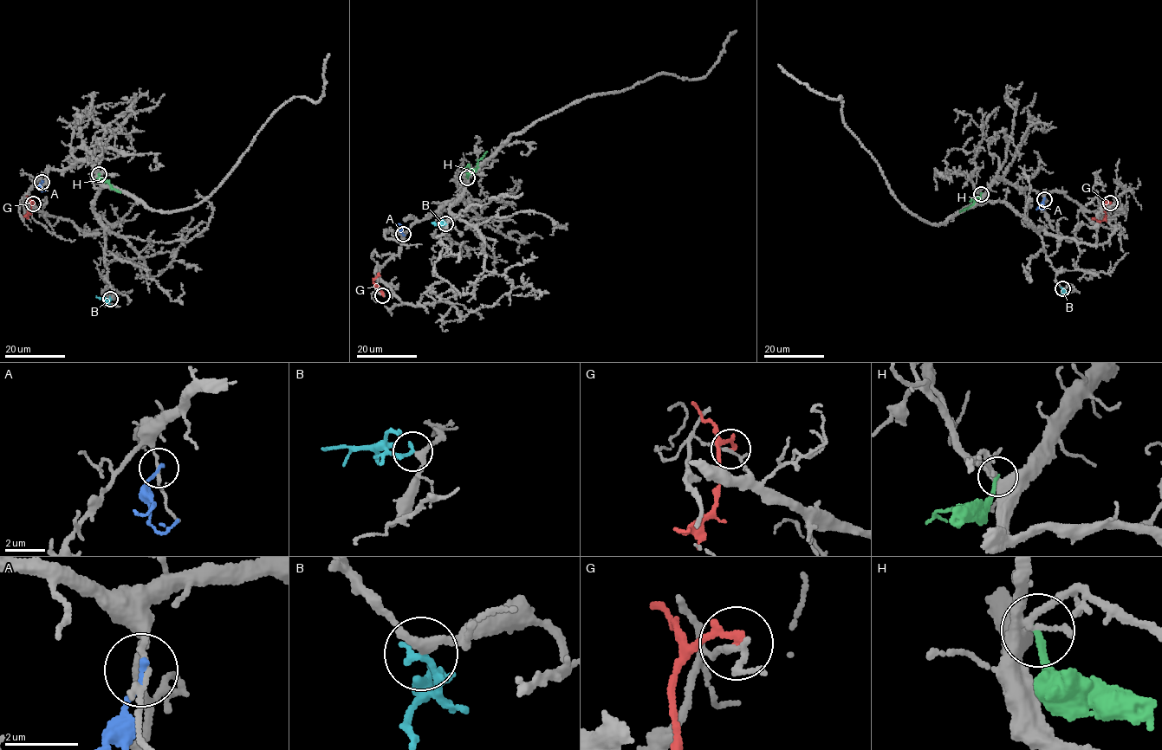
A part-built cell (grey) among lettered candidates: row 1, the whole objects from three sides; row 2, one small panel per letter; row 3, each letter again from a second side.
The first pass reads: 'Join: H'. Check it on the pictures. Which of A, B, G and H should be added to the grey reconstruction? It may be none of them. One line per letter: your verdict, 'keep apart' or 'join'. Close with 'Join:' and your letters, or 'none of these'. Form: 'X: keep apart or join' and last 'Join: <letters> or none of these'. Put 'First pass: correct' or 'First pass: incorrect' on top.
First pass: incorrect
A: keep apart
B: join
G: keep apart
H: keep apart
Join: B

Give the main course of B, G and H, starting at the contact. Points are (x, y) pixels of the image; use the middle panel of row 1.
B: (444, 223), (431, 223)
G: (382, 295), (379, 287), (373, 282), (378, 274)
H: (467, 177), (487, 151)

